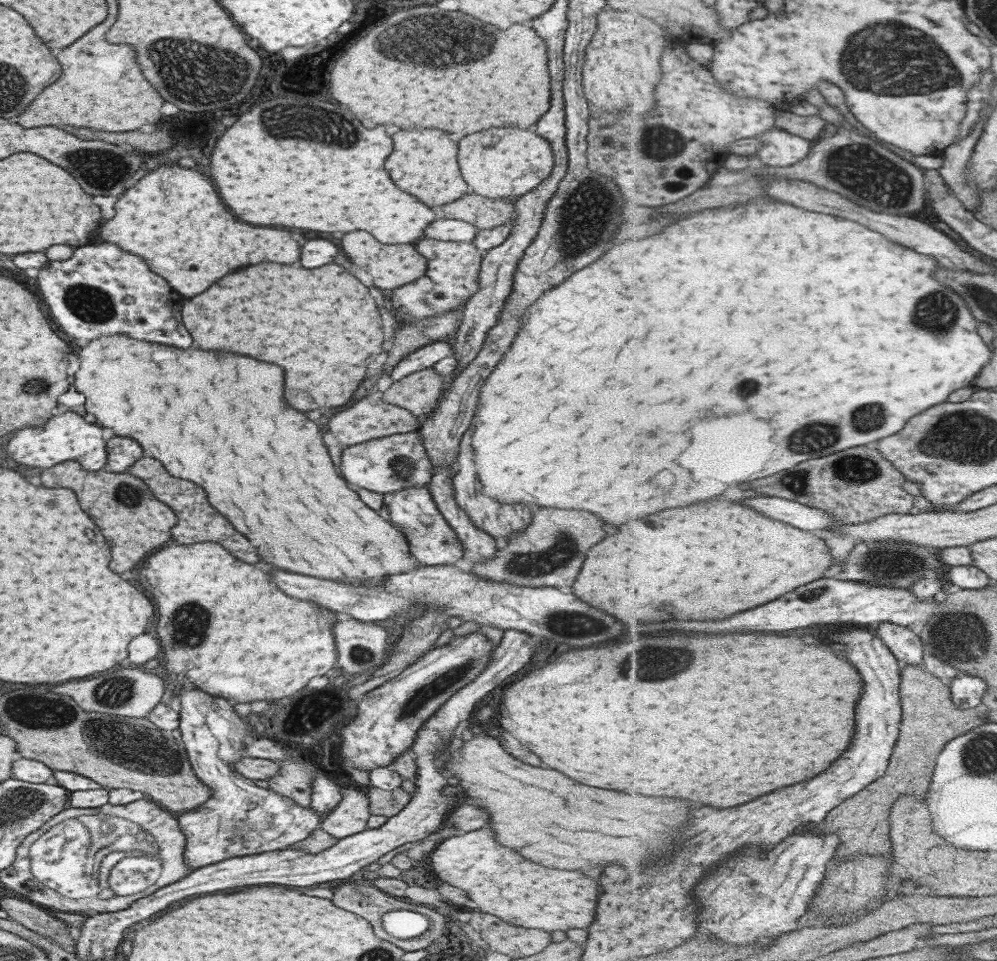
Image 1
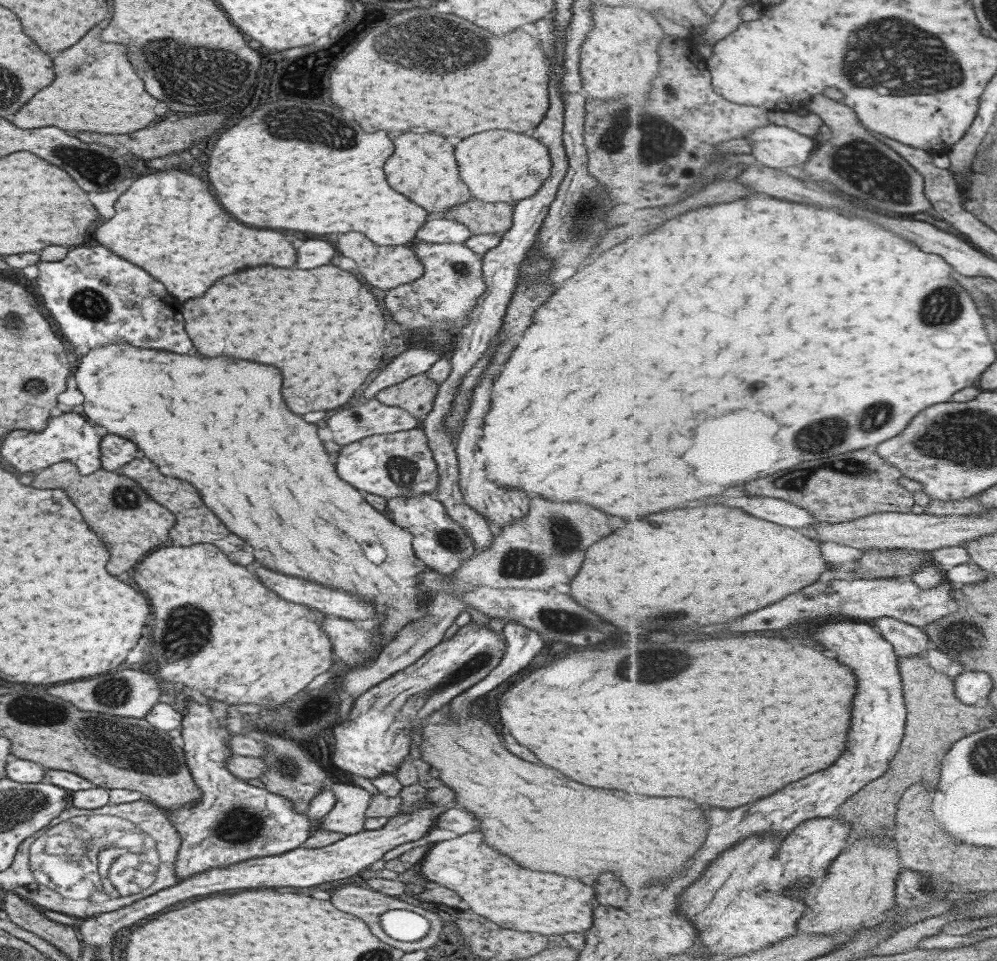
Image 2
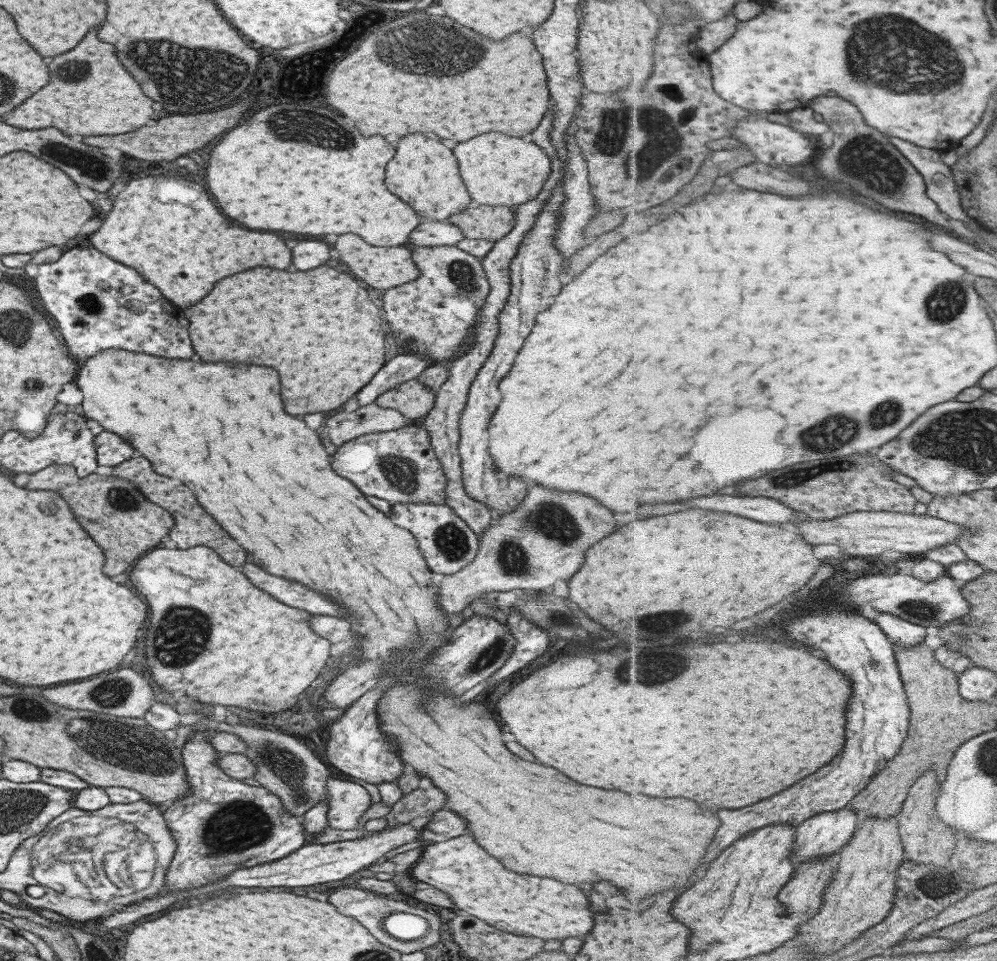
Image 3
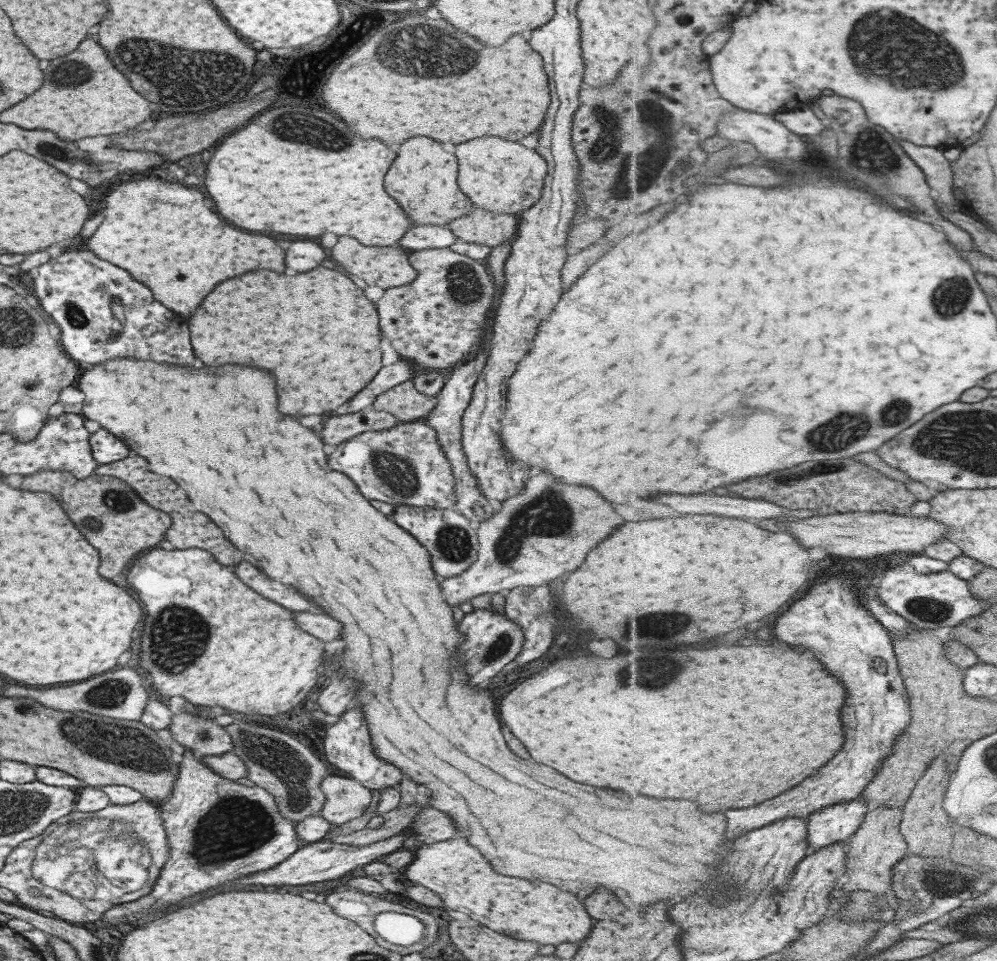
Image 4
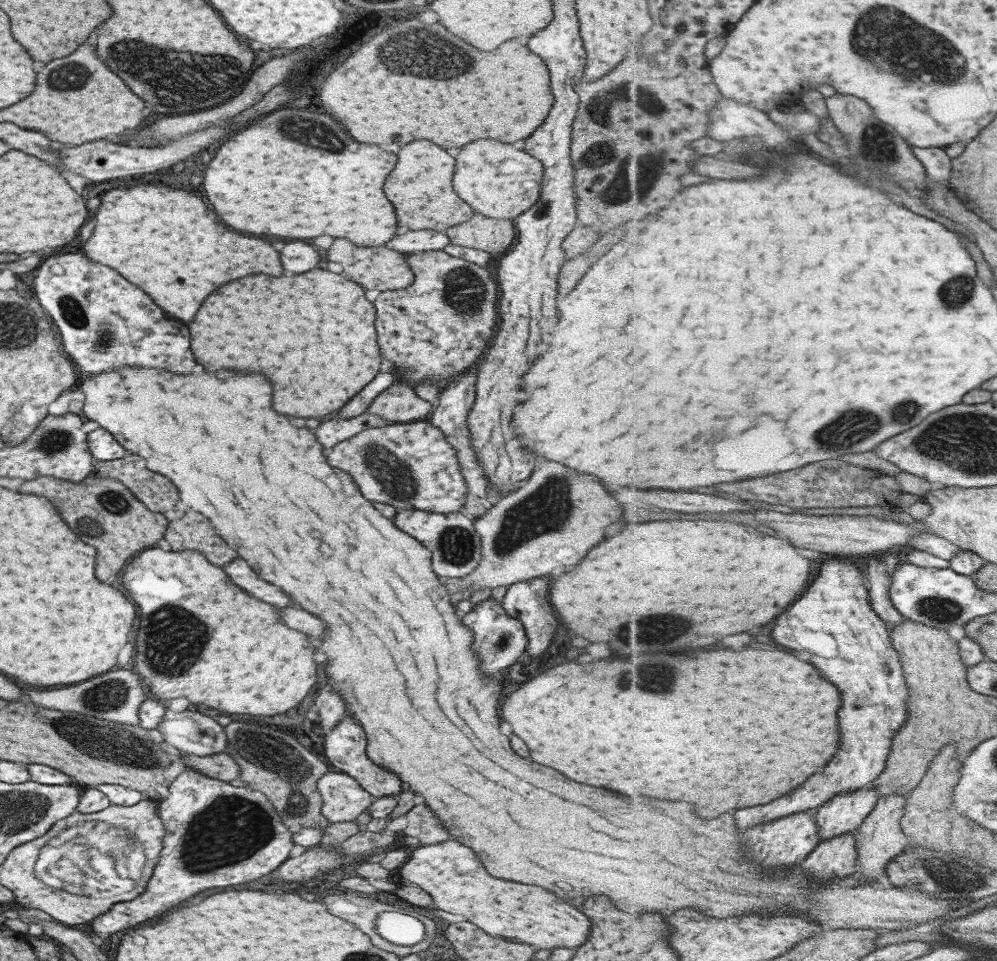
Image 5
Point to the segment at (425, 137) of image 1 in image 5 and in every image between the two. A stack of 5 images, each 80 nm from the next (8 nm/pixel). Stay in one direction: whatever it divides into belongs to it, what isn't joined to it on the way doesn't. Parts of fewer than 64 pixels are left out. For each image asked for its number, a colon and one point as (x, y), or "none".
2: (422, 167)
3: (424, 174)
4: (422, 180)
5: (419, 187)

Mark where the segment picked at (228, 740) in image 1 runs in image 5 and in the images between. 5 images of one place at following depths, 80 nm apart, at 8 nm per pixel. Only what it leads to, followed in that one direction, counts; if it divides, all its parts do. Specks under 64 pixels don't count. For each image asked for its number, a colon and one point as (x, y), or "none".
2: (233, 821)
3: (219, 825)
4: (207, 818)
5: (215, 834)

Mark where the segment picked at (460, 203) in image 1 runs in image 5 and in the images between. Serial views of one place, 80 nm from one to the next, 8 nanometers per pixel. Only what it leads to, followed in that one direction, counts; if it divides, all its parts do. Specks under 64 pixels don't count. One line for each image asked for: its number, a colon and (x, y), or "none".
2: (479, 217)
3: (477, 221)
4: (480, 226)
5: (491, 235)

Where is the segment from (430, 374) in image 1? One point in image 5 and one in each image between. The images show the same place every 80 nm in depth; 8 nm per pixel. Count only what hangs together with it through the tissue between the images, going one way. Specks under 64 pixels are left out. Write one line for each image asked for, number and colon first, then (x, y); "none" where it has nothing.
2: (415, 395)
3: (413, 400)
4: (403, 401)
5: (398, 403)

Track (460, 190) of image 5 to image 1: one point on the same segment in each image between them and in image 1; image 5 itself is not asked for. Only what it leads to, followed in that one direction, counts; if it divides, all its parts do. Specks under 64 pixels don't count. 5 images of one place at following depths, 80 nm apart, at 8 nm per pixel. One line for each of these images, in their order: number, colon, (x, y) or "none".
1: (500, 162)
2: (496, 166)
3: (496, 170)
4: (504, 177)

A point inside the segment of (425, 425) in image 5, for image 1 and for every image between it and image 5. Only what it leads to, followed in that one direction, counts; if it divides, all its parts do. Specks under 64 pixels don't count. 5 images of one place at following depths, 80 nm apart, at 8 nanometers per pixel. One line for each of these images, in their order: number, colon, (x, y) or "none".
1: (391, 463)
2: (398, 464)
3: (399, 465)
4: (401, 465)

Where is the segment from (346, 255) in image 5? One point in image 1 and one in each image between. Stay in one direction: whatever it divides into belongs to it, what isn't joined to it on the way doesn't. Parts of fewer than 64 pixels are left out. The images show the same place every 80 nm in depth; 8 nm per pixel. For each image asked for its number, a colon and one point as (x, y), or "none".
1: (390, 267)
2: (384, 267)
3: (391, 266)
4: (386, 267)

